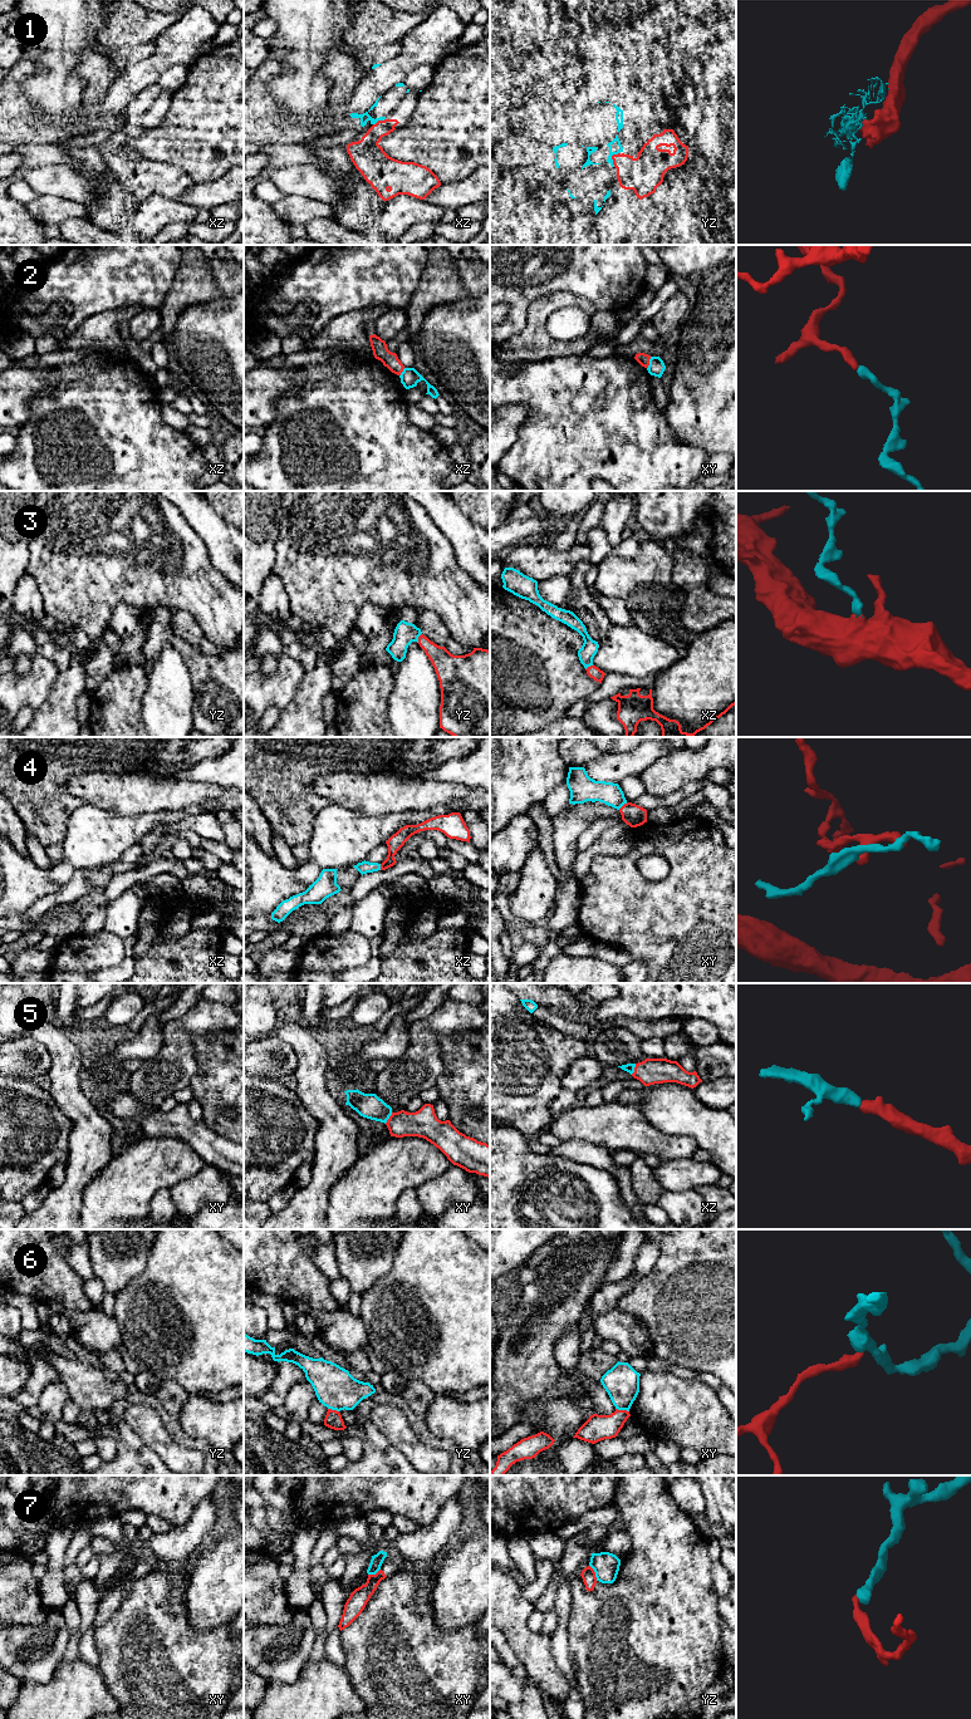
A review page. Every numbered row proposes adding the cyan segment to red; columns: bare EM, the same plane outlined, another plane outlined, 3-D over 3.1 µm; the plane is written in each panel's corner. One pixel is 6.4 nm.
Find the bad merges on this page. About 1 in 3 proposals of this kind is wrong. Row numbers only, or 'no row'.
2, 6, 7

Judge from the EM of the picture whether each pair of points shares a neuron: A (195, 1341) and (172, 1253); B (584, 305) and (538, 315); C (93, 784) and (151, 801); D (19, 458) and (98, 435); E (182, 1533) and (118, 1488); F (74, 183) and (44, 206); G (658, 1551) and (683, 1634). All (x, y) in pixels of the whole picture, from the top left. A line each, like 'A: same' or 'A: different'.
A: same
B: same
C: same
D: same
E: different
F: different
G: same

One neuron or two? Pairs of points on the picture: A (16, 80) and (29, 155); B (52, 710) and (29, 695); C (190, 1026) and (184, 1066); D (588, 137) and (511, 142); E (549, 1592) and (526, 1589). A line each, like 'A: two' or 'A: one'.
A: two
B: two
C: one
D: two
E: two

